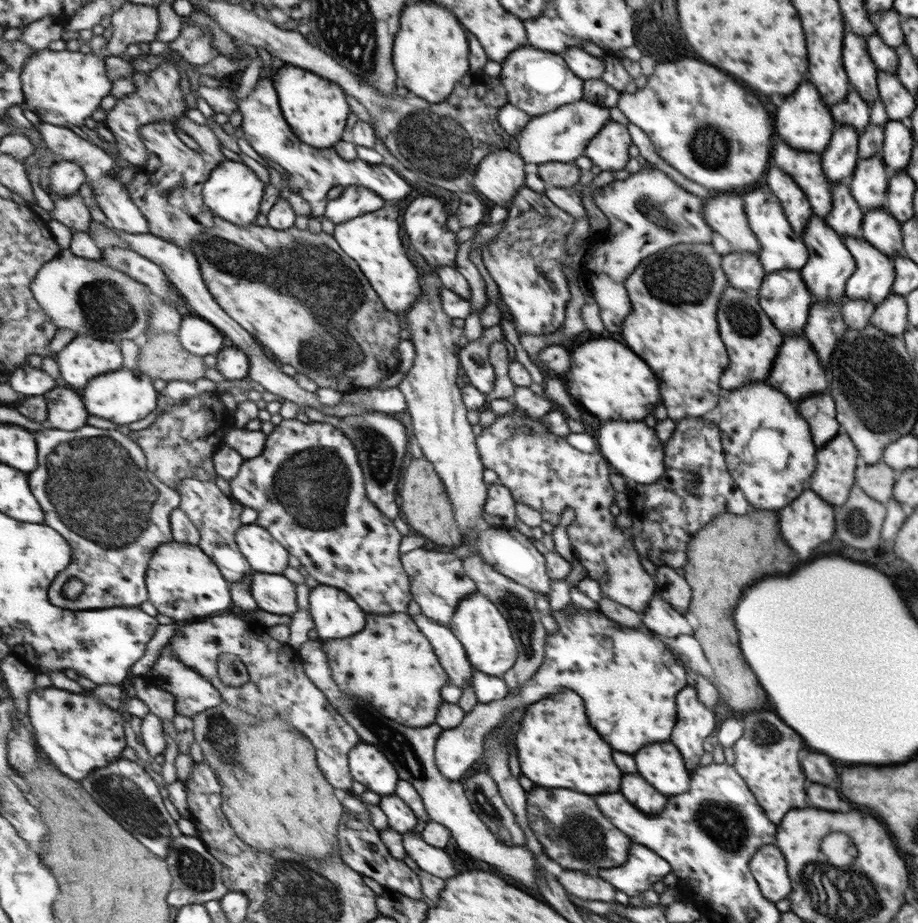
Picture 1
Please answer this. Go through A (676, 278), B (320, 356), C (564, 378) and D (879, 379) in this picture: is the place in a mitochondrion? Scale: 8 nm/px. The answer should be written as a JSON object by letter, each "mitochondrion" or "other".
{"A":"mitochondrion","B":"mitochondrion","C":"other","D":"mitochondrion"}

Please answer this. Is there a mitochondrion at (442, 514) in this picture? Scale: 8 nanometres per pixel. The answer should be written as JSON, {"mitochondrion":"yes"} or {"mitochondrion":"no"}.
{"mitochondrion":"no"}

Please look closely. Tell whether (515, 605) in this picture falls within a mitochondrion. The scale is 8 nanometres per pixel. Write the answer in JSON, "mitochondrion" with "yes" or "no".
{"mitochondrion":"yes"}

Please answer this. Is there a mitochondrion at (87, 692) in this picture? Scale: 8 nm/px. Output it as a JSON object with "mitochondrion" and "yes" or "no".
{"mitochondrion":"no"}

